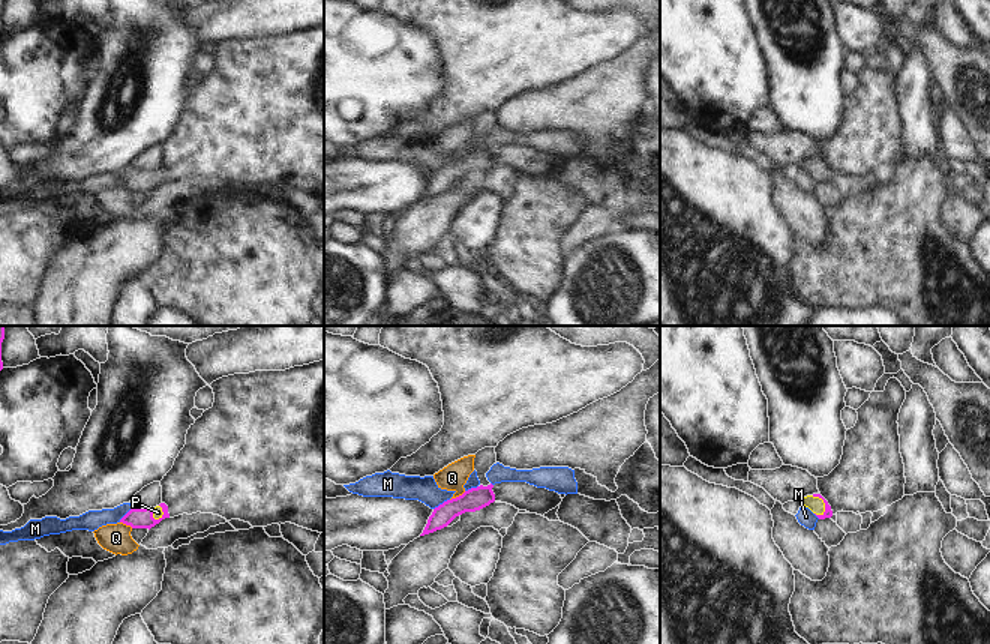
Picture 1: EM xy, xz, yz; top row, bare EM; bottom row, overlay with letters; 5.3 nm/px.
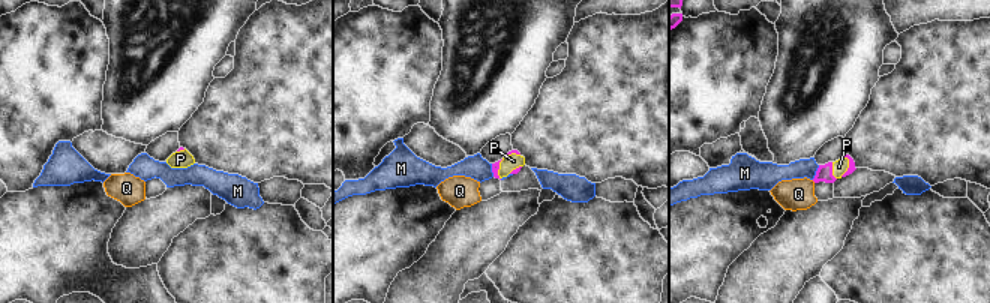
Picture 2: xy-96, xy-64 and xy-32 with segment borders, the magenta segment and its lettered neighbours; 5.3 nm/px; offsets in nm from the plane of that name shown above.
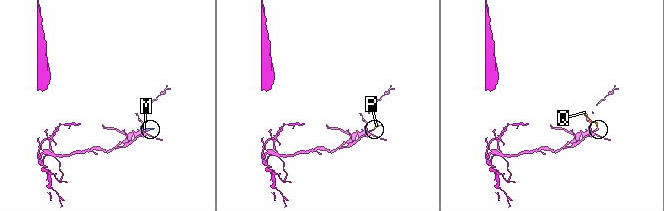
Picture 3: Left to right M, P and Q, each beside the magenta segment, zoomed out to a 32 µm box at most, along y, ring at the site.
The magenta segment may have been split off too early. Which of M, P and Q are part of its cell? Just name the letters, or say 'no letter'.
P

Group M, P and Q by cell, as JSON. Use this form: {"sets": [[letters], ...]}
{"sets": [["M"], ["P"], ["Q"]]}

